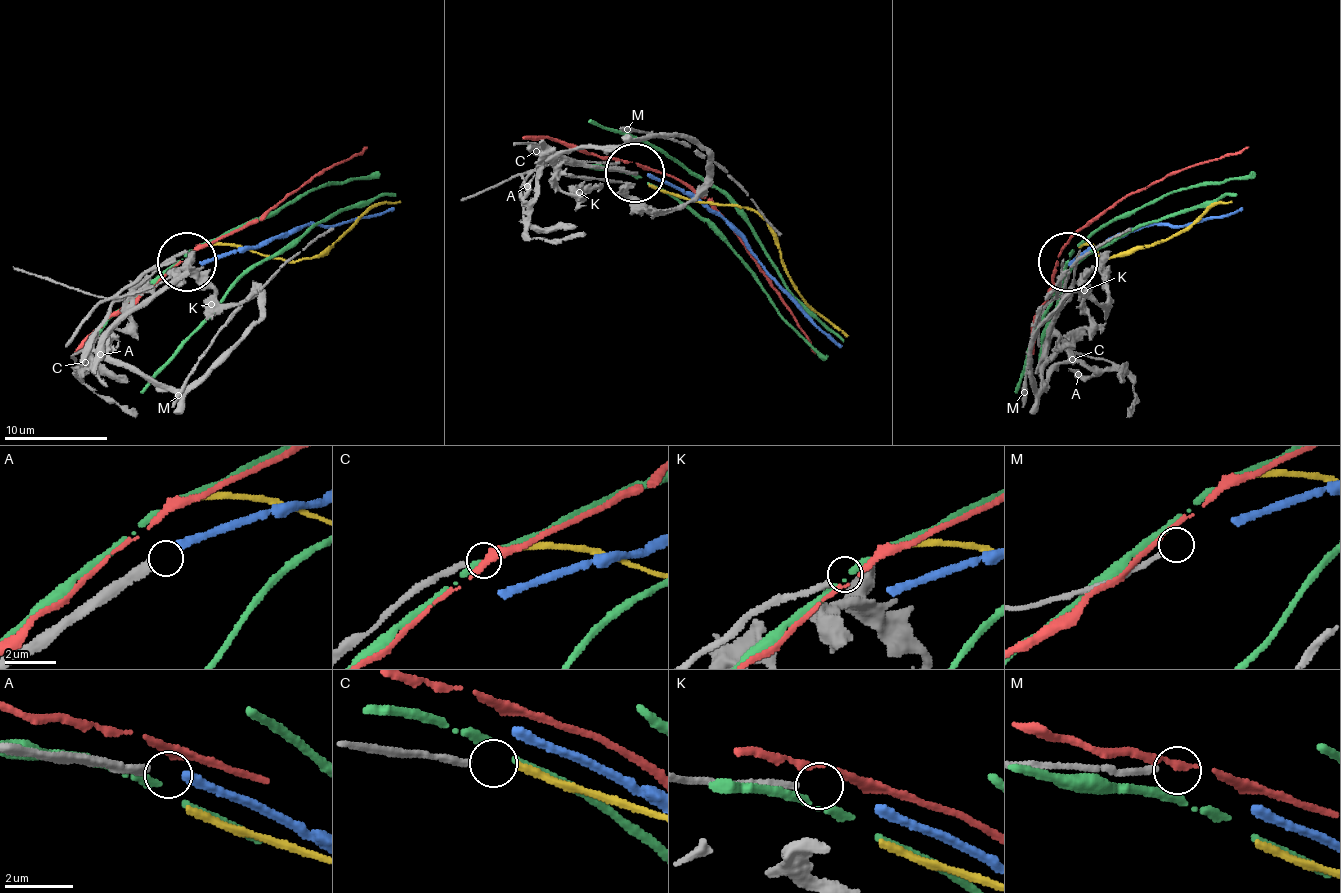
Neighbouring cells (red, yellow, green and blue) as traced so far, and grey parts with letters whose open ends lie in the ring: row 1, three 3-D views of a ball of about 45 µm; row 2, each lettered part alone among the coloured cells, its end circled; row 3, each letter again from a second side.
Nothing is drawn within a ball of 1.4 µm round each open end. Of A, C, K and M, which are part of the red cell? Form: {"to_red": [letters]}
{"to_red": []}

